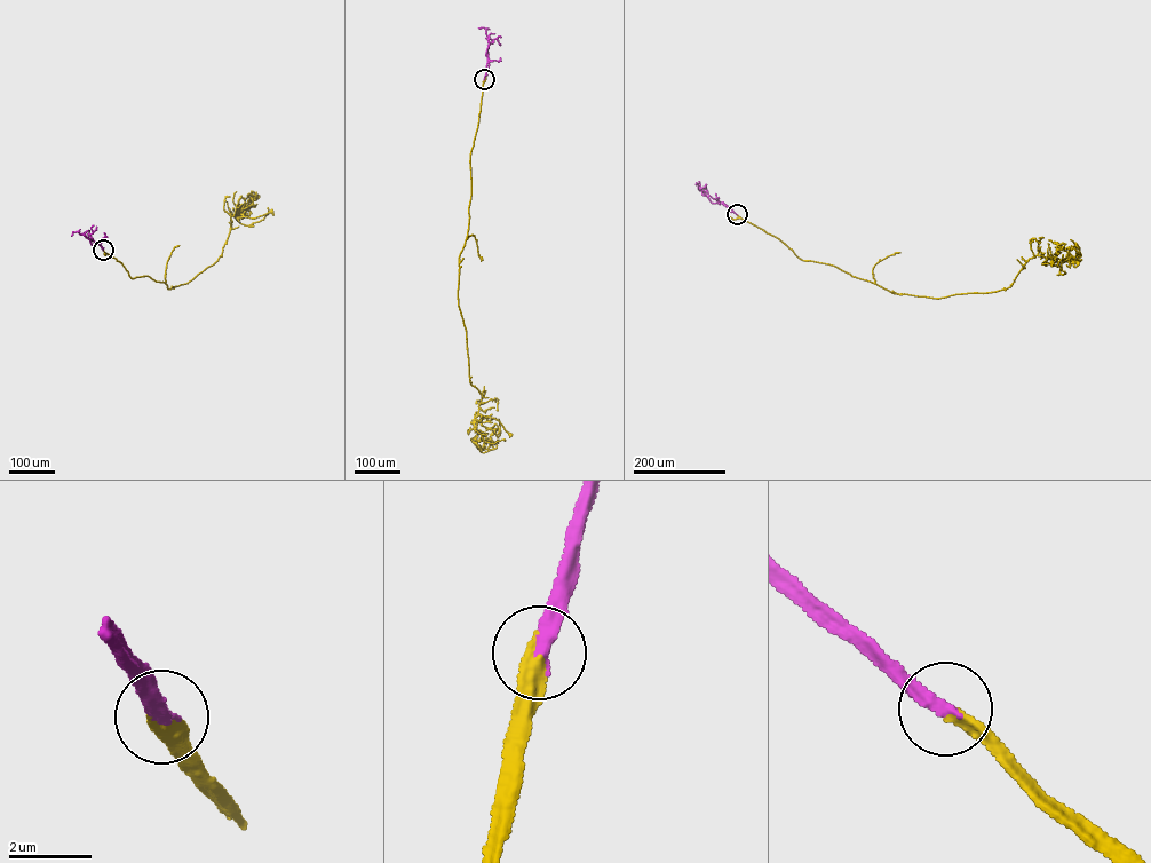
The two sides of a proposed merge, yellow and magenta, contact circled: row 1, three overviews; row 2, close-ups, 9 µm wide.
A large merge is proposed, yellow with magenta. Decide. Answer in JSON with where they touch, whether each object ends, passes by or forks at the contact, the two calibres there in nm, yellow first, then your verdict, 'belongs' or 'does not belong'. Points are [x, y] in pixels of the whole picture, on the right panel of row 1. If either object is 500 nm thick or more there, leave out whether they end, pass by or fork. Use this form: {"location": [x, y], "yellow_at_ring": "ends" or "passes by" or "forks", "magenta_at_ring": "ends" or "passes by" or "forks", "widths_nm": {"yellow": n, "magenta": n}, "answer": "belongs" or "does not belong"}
{"location": [737, 214], "yellow_at_ring": "ends", "magenta_at_ring": "ends", "widths_nm": {"yellow": 380, "magenta": 360}, "answer": "belongs"}

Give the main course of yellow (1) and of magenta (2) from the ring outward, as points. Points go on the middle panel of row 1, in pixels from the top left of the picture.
1: (484, 79), (458, 301), (470, 382), (482, 395), (477, 414), (497, 419), (510, 435)
2: (484, 79), (489, 38), (485, 29), (478, 28)

